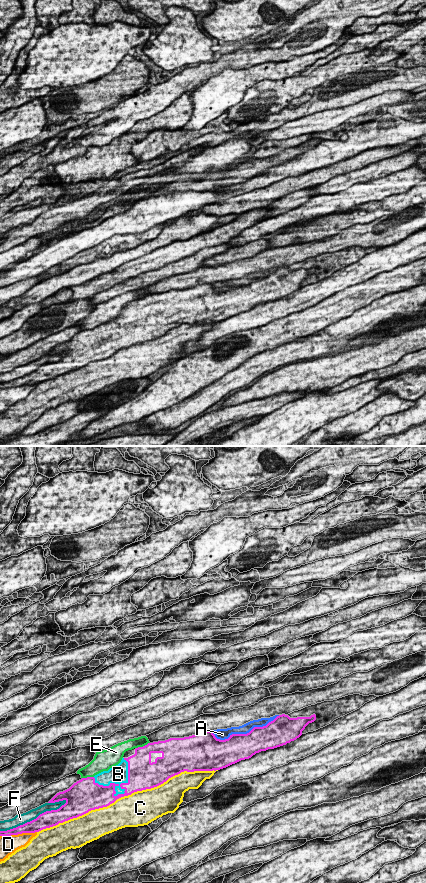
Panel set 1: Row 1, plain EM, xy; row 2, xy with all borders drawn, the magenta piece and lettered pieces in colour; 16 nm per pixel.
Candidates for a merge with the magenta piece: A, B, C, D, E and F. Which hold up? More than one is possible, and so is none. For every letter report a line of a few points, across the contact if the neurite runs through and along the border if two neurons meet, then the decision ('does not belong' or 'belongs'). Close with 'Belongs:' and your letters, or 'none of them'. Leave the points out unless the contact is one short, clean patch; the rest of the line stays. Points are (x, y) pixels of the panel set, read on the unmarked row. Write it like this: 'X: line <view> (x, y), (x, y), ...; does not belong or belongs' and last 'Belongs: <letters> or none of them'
A: does not belong
B: belongs
C: does not belong
D: does not belong
E: does not belong
F: does not belong
Belongs: B

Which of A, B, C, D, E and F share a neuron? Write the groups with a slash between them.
A / B / C / D / E / F

